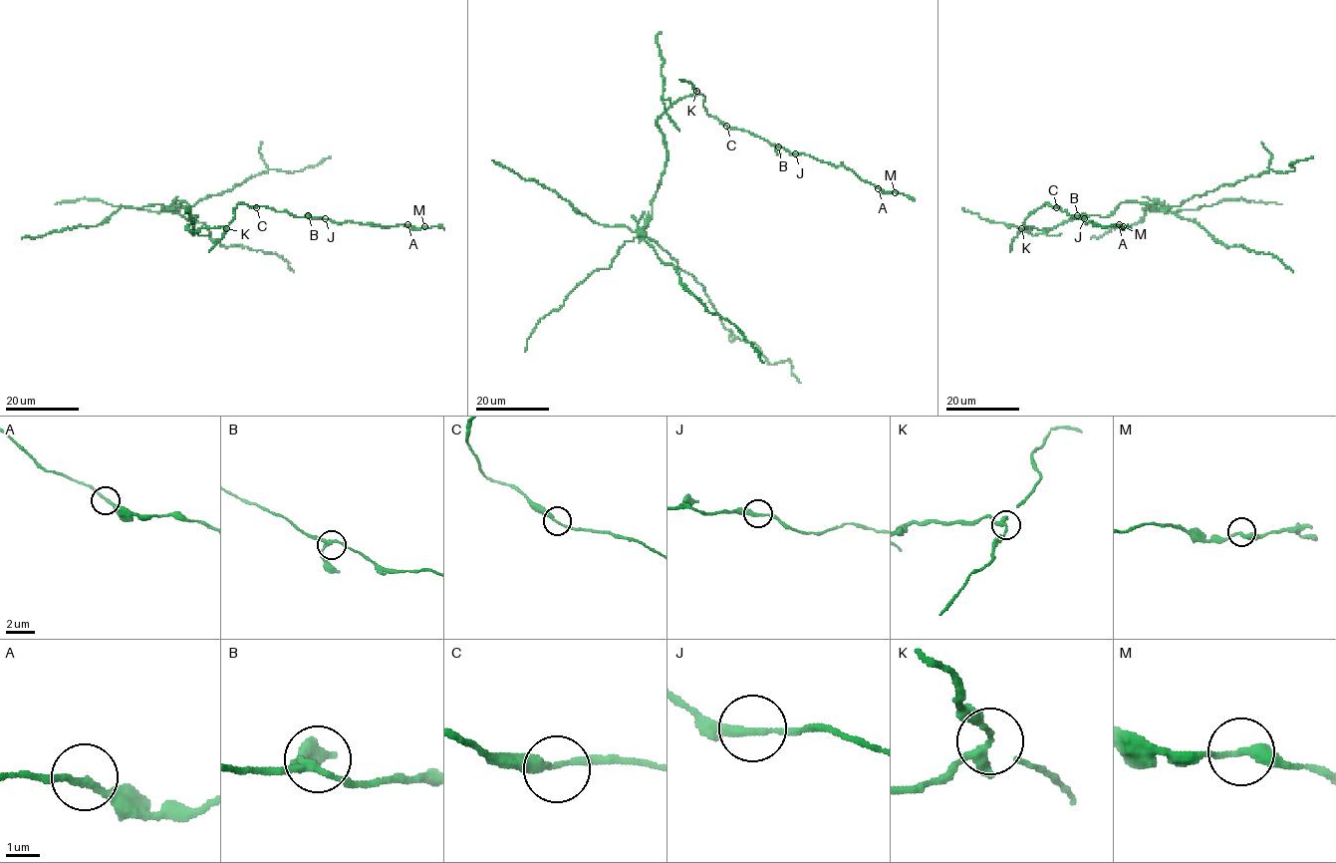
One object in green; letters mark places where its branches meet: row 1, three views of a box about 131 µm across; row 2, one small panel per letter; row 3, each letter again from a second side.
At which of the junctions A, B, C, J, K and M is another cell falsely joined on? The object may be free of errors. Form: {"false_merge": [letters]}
{"false_merge": ["K"]}

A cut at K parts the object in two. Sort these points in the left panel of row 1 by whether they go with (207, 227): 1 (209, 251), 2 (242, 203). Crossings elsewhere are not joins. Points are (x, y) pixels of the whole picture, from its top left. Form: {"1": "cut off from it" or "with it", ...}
{"1": "cut off from it", "2": "cut off from it"}

